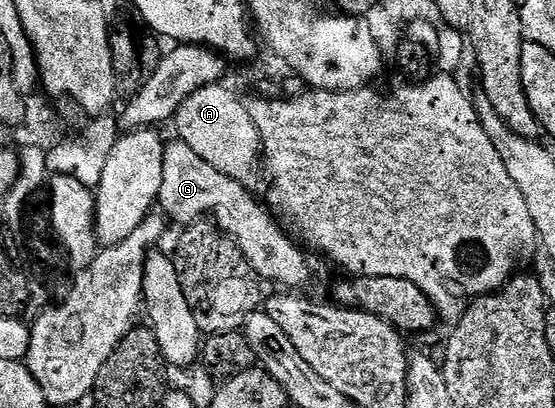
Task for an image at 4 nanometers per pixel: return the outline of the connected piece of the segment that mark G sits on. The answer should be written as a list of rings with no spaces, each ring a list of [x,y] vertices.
[[[172,139],[165,144],[159,208],[164,208],[163,212],[169,218],[172,216],[174,220],[181,221],[184,227],[193,221],[211,218],[226,236],[232,238],[242,255],[246,255],[246,263],[250,263],[265,282],[273,281],[280,285],[276,287],[287,287],[292,291],[303,290],[300,288],[312,277],[312,269],[308,266],[309,254],[280,230],[279,223],[256,202],[255,196],[257,194],[245,189],[242,183],[210,167],[210,163],[186,147],[184,141]]]

